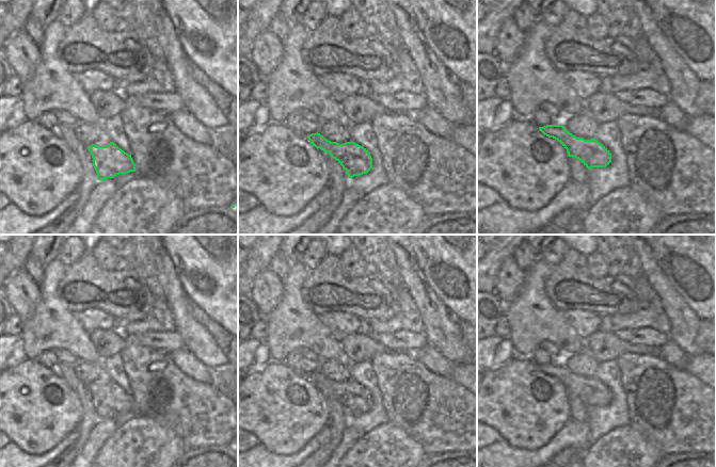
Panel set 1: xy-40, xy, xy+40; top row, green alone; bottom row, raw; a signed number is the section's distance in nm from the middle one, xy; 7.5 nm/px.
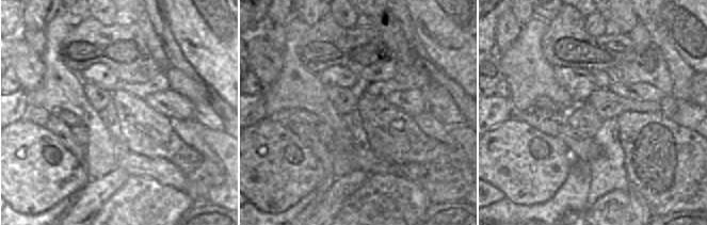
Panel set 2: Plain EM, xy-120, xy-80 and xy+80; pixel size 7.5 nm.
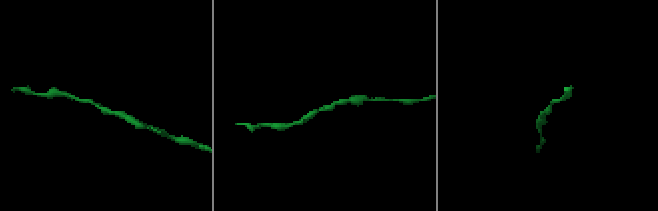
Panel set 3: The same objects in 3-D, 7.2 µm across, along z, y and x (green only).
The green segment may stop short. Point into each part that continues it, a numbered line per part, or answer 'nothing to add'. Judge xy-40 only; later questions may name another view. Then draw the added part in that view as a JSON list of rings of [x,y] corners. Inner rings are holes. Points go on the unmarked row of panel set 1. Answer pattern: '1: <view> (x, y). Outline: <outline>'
nothing to add.

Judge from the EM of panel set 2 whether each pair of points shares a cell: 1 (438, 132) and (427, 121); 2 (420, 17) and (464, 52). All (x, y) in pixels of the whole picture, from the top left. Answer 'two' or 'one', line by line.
1: one
2: one

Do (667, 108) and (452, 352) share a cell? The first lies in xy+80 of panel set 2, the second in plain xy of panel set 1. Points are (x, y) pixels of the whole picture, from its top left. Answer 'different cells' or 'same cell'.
different cells

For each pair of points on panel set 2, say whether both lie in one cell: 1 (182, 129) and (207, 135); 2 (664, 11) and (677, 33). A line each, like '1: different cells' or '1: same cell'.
1: different cells
2: same cell

